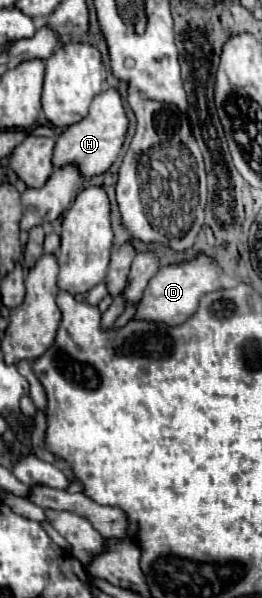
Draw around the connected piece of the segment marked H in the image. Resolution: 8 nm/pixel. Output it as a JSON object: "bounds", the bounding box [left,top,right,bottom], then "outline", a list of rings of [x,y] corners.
{"bounds":[54,87,128,177],"outline":[[[110,87],[94,97],[90,105],[90,113],[70,127],[66,127],[54,147],[54,167],[62,167],[66,163],[78,163],[82,177],[92,177],[108,171],[108,167],[118,159],[124,139],[128,131],[128,117],[122,107],[122,97],[118,89]]]}

